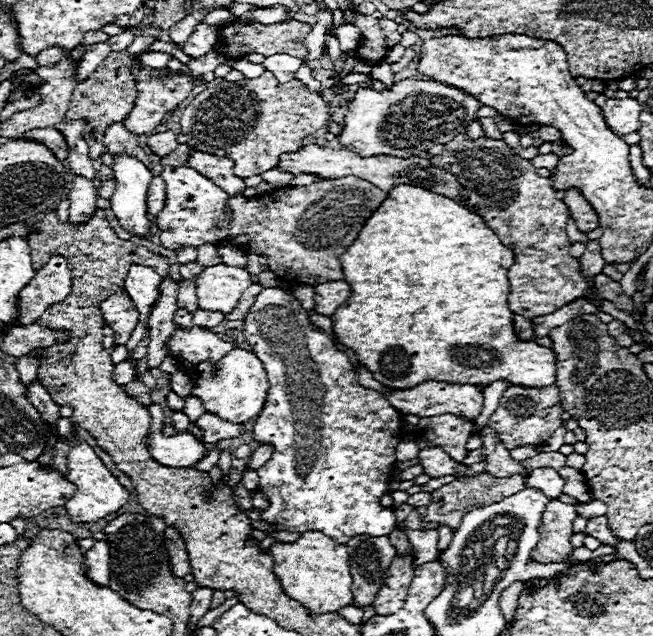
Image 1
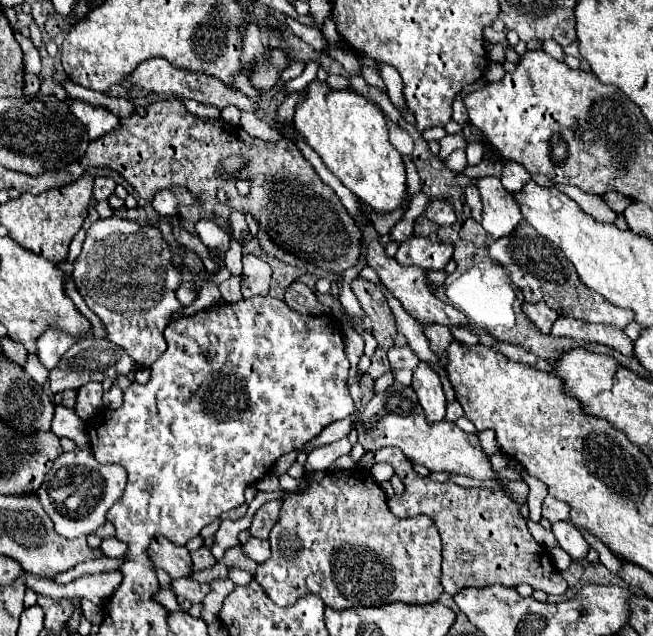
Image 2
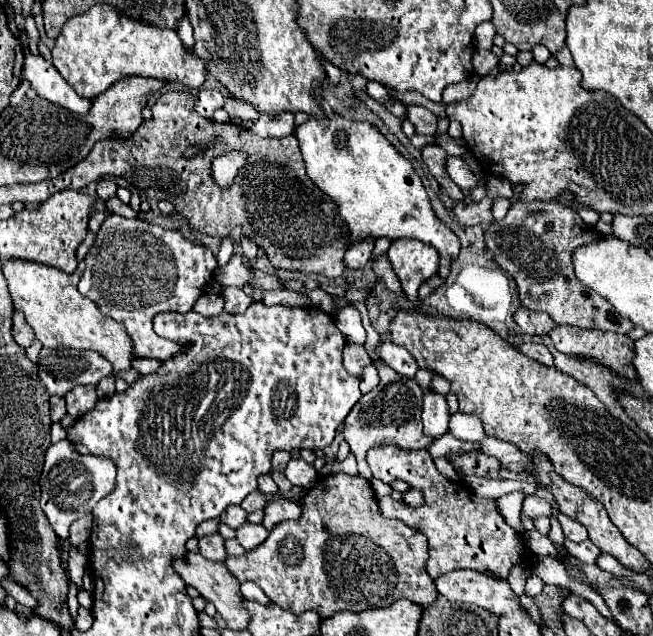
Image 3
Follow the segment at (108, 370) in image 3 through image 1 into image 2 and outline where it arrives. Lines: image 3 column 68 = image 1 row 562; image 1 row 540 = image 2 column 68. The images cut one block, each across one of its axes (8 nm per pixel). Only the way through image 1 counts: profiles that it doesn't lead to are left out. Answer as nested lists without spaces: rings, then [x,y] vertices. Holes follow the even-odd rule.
[[[84,338],[84,340],[78,340],[72,348],[68,348],[64,352],[62,360],[58,362],[58,366],[50,370],[50,390],[52,392],[78,390],[82,384],[92,382],[92,380],[102,382],[104,378],[116,380],[122,374],[132,376],[132,372],[134,372],[132,368],[134,368],[134,362],[116,344],[112,344],[108,340],[98,340],[98,338]]]

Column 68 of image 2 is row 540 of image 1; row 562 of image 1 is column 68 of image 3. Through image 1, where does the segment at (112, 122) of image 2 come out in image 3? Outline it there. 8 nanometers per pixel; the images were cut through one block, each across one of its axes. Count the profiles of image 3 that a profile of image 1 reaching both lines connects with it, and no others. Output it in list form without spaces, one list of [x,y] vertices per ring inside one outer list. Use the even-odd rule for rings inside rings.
[[[26,52],[24,66],[22,66],[22,80],[28,80],[30,88],[36,90],[36,94],[52,104],[58,104],[70,112],[86,114],[92,106],[92,100],[80,98],[68,82],[60,76],[60,72],[54,68],[50,60],[46,60],[42,54]]]

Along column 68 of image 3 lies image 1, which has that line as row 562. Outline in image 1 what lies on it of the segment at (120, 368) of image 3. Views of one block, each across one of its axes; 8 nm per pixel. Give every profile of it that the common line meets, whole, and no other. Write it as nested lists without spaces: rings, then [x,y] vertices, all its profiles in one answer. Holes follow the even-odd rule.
[[[304,532],[298,542],[284,544],[274,542],[270,546],[270,556],[274,560],[274,572],[288,596],[304,604],[310,612],[338,612],[344,606],[354,604],[350,592],[350,556],[344,544],[334,542],[322,532]]]

